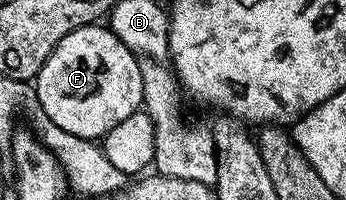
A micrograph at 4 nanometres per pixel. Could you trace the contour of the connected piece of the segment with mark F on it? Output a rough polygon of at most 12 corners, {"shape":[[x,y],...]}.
{"shape":[[111,28],[70,31],[34,79],[62,131],[102,139],[142,105]]}

